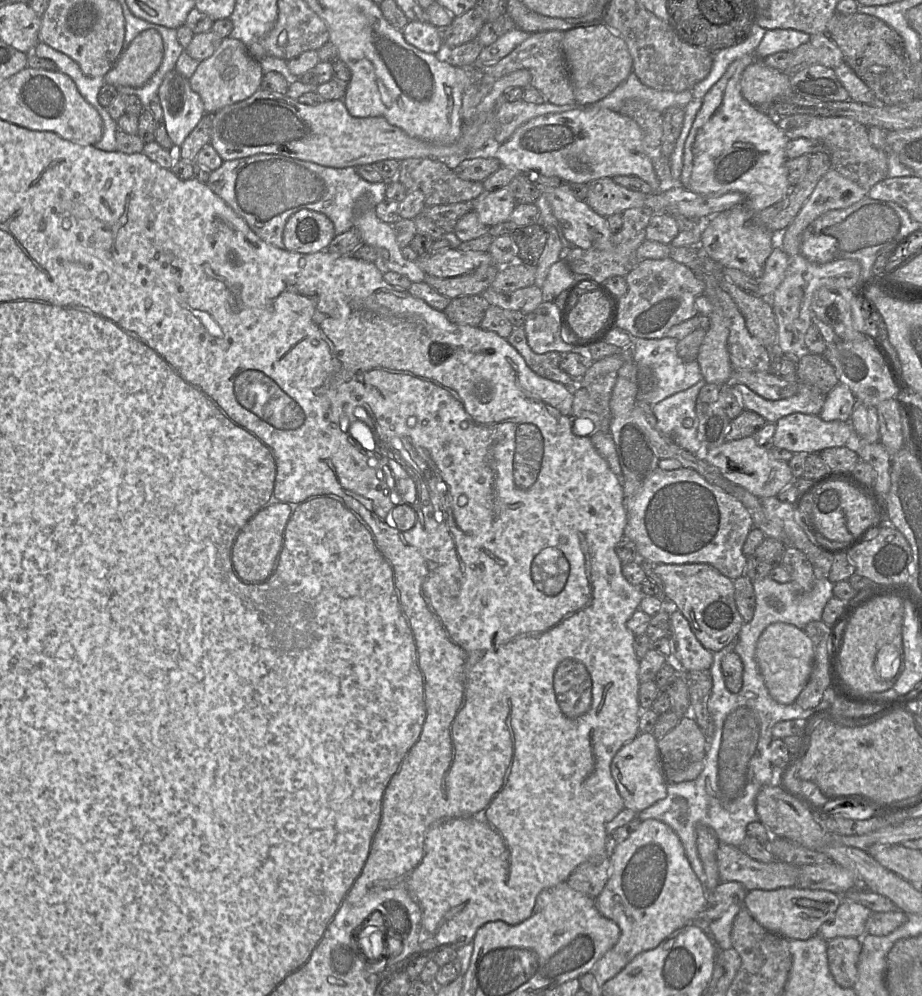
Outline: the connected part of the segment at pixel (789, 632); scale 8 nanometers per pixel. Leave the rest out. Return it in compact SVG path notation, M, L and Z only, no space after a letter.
M784 622L770 624L760 635L755 658L771 697L781 704L795 703L813 670L813 643L803 628Z

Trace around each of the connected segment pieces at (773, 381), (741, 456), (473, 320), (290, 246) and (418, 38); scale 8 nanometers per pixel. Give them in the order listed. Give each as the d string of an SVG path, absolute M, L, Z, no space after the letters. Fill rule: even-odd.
M733 370L731 383L742 383L767 400L781 400L794 396L799 388L797 378L784 379L773 372Z
M753 436L726 441L716 448L703 450L702 457L710 465L716 467L726 479L744 487L759 498L777 496L794 481L788 462L775 459L767 449L757 444Z
M468 295L452 299L444 313L451 322L477 327L485 316L487 303L482 295Z
M308 209L294 213L283 231L285 249L304 254L326 250L334 237L332 221L325 214Z
M412 20L402 30L407 43L417 49L442 56L443 40L441 31L429 22Z

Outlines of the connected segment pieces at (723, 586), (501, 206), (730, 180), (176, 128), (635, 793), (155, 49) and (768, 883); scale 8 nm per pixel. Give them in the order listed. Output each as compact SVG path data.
M659 563L654 565L654 571L661 577L664 585L661 598L681 611L706 649L720 651L737 638L744 621L736 606L732 579L707 563Z
M508 187L485 193L474 201L473 211L486 226L492 227L509 220L517 202Z
M748 54L732 62L704 96L685 142L680 182L685 189L698 194L740 192L745 196L745 205L759 212L786 198L791 190L785 167L786 145L790 139L778 127L776 119L749 103L741 93L742 73L755 59L754 54Z
M175 69L164 76L158 96L167 134L179 148L206 114L203 101Z
M639 733L622 746L613 757L610 768L624 808L639 813L667 796L668 781L660 759L658 740L653 733Z
M154 29L142 31L105 74L104 82L115 87L141 87L159 68L163 53L161 35Z
M720 843L716 857L720 880L739 882L747 891L754 889L776 890L784 887L796 887L798 882L799 866L781 861L763 863L751 858L737 846Z

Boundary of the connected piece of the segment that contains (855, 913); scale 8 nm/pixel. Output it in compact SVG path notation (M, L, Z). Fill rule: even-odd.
M843 900L834 916L820 926L817 935L827 941L836 937L862 938L866 934L866 922L872 912L858 902Z

